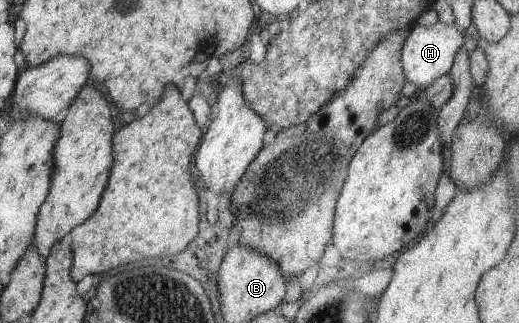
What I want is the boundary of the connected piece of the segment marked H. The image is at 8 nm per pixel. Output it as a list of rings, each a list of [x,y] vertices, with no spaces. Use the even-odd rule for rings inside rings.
[[[437,22],[429,27],[416,25],[408,32],[409,34],[405,37],[401,48],[403,73],[406,80],[416,84],[416,88],[419,92],[422,92],[444,75],[450,74],[455,65],[456,55],[464,46],[468,37],[465,37],[459,29],[456,29],[456,26],[445,25],[442,22]]]

